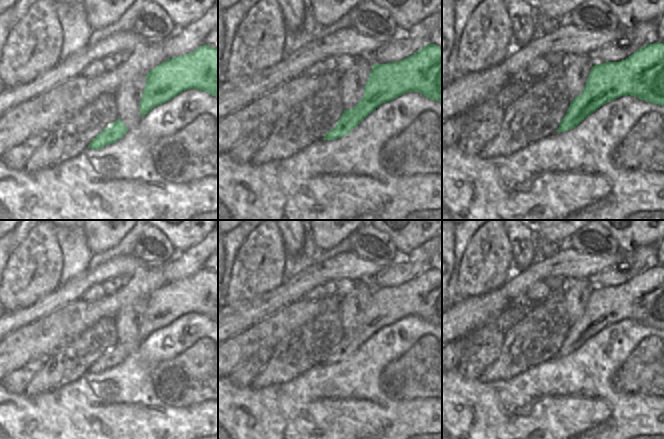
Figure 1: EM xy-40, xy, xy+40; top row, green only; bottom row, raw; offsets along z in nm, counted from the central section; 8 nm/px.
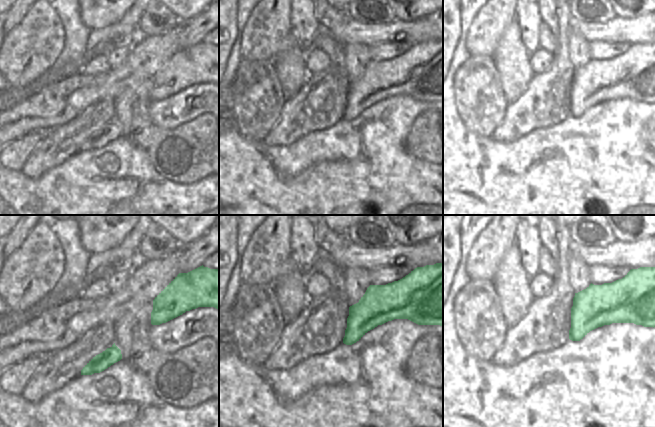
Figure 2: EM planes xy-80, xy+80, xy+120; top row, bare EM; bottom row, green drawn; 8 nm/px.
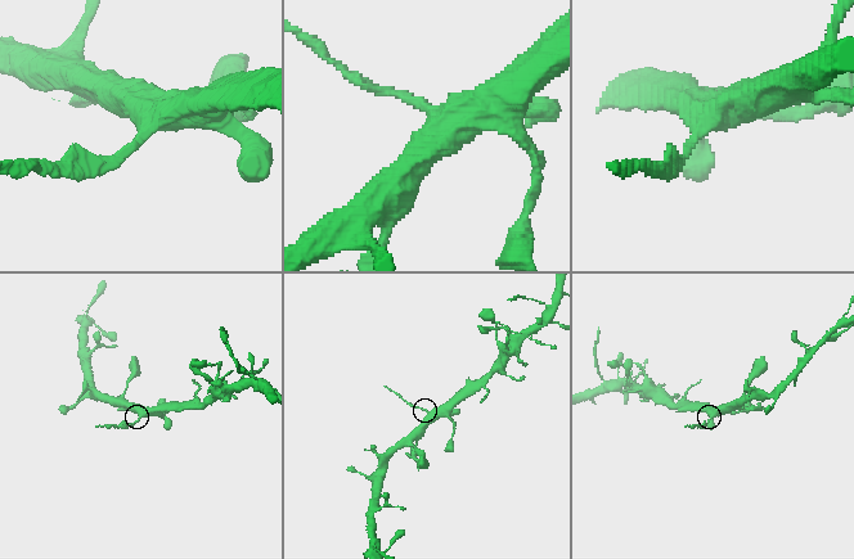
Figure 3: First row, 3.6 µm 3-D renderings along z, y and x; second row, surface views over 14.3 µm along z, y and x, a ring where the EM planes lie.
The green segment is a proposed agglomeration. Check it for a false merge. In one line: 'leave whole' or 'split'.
split

